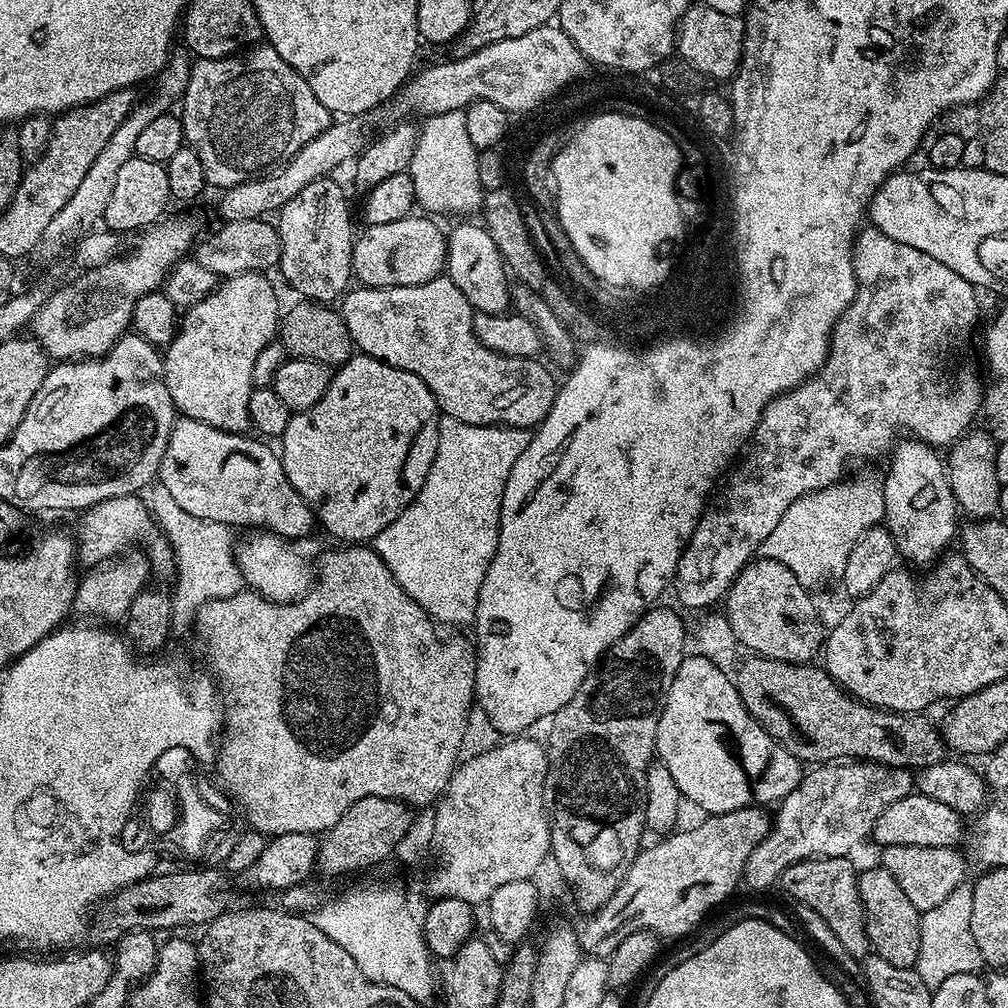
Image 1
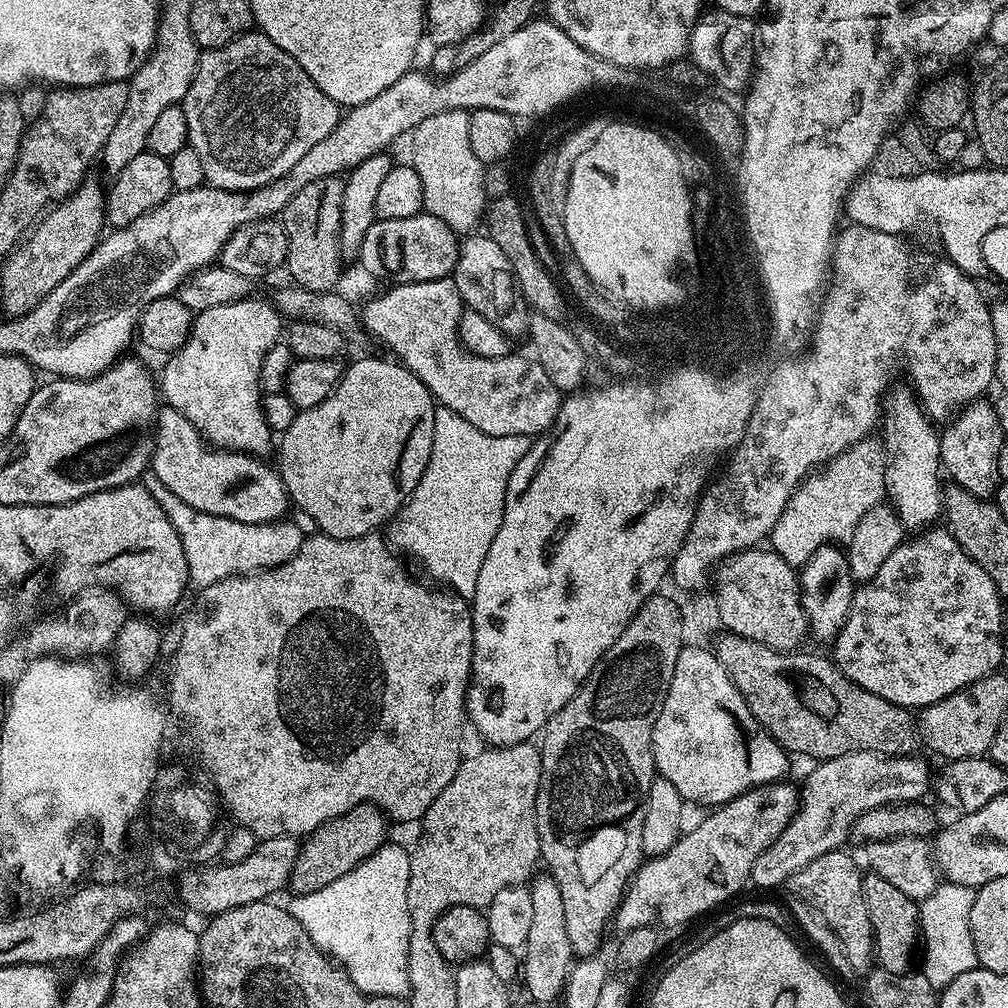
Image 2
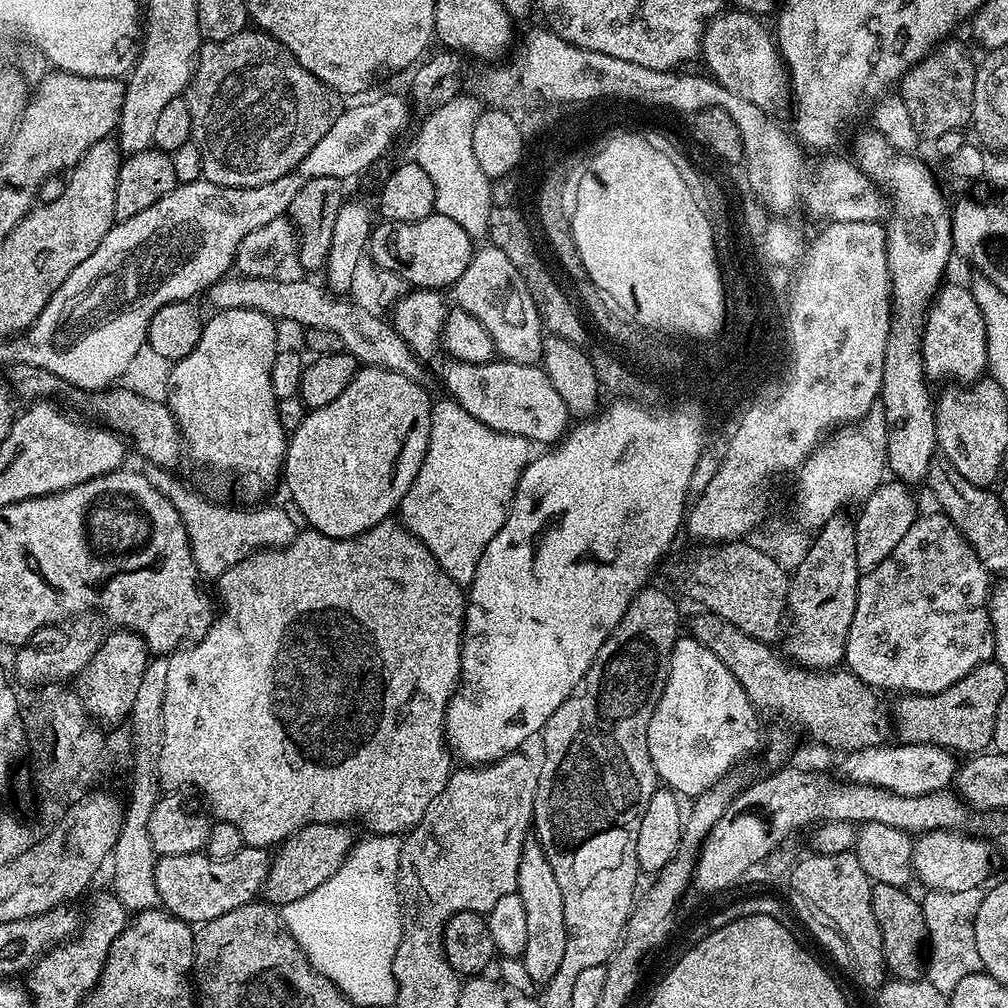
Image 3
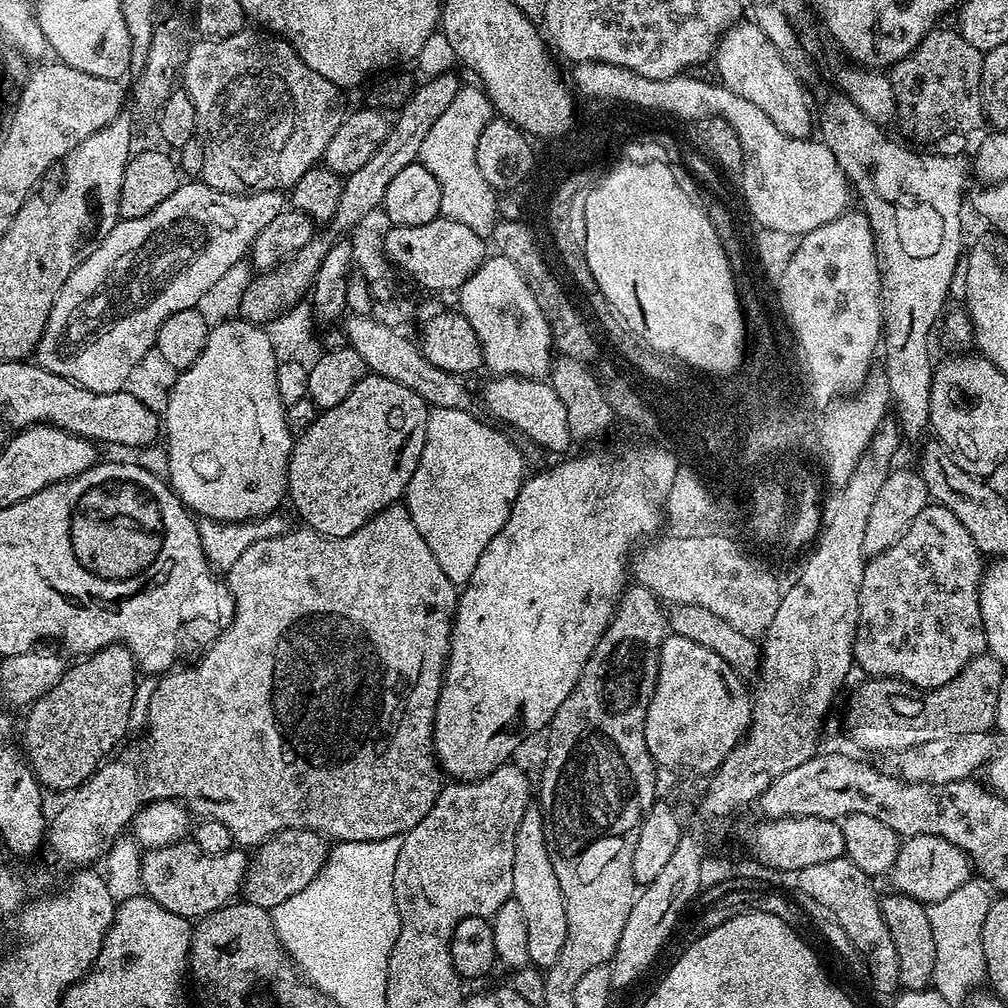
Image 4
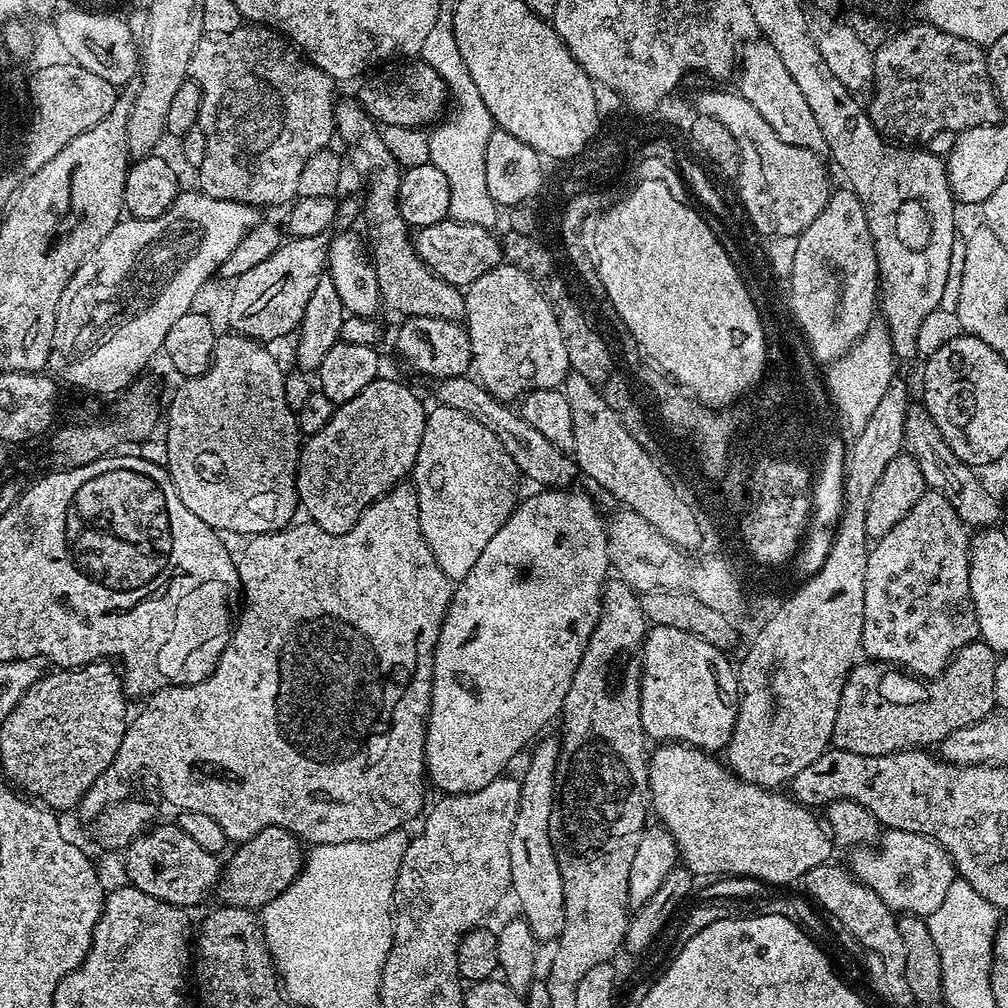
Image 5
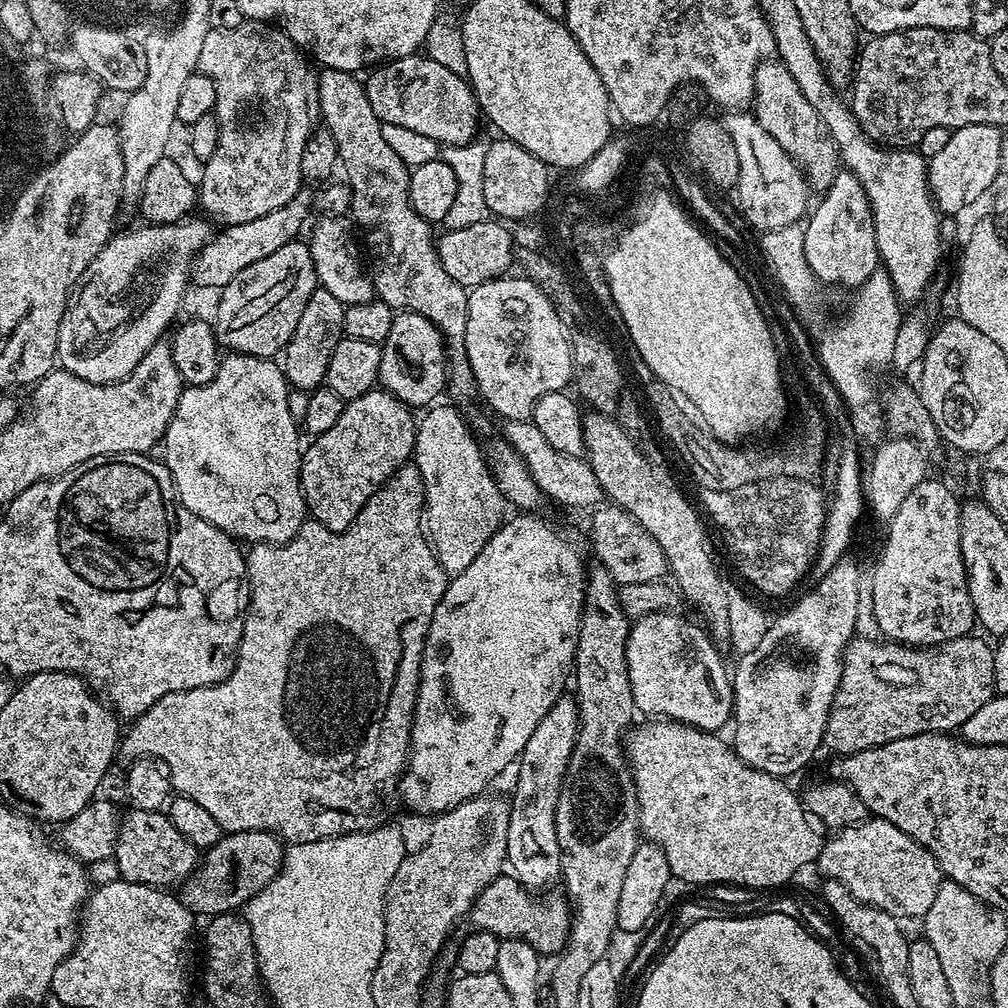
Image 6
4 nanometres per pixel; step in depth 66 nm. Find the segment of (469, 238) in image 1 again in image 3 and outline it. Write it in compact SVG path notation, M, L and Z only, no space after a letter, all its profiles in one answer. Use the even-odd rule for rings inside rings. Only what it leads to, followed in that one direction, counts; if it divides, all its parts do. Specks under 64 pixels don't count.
M491 246L485 248L485 252L473 251L470 266L466 266L466 274L458 278L454 286L455 303L462 310L474 314L474 318L486 326L486 334L490 334L494 342L497 357L519 364L537 363L546 333L534 306L534 298L530 298L530 290L514 262L510 262L502 250Z

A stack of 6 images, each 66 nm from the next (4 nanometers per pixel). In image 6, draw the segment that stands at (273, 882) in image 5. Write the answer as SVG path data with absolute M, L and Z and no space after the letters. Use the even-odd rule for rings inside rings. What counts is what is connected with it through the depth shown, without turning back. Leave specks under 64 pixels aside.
M230 832L221 835L214 847L203 853L202 863L178 888L180 901L197 917L226 916L243 909L248 899L258 894L280 873L285 845L272 832Z

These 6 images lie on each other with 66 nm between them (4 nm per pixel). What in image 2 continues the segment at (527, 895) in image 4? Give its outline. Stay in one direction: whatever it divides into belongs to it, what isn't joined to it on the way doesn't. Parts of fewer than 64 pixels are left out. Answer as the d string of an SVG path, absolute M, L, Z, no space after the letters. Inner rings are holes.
M537 875L530 884L534 923L530 926L530 938L522 949L522 983L540 1004L552 1004L561 999L568 971L574 963L570 933L566 930L566 909L562 906L562 890L558 890L551 875Z

